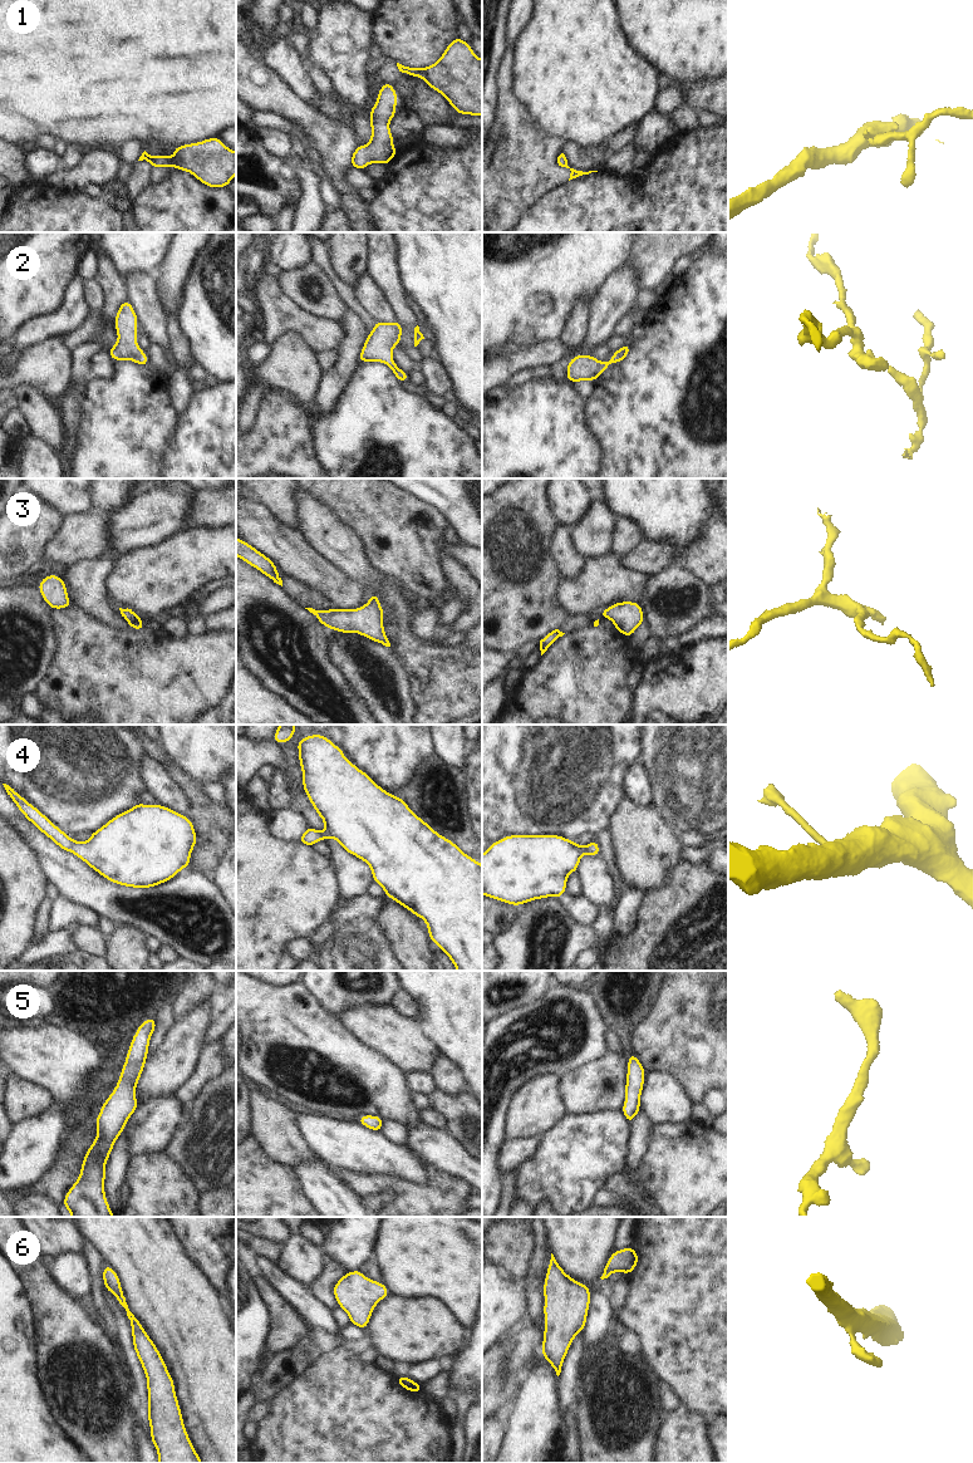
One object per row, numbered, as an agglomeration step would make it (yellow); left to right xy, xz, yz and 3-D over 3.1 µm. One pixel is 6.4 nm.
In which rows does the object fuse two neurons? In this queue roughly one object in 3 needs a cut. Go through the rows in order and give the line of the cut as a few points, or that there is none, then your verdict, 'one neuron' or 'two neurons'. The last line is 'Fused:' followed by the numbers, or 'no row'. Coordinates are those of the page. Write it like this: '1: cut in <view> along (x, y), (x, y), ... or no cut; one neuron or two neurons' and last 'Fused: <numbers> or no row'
1: cut in xz along (398, 64), (403, 72); two neurons
2: no cut; one neuron
3: no cut; one neuron
4: no cut; one neuron
5: no cut; one neuron
6: no cut; one neuron
Fused: 1

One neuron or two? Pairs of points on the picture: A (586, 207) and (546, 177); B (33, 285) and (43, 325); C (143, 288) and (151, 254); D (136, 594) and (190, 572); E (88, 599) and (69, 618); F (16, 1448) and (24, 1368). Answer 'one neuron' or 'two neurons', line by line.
A: two neurons
B: two neurons
C: two neurons
D: one neuron
E: two neurons
F: one neuron

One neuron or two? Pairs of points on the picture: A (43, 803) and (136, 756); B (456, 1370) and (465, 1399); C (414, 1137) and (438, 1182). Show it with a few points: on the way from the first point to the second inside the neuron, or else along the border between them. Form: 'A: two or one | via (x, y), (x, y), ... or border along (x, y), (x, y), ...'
A: one | via (65, 803), (70, 803), (113, 760)
B: two | border along (468, 1388), (455, 1388), (452, 1390)
C: two | border along (414, 1149), (437, 1168), (452, 1176)

